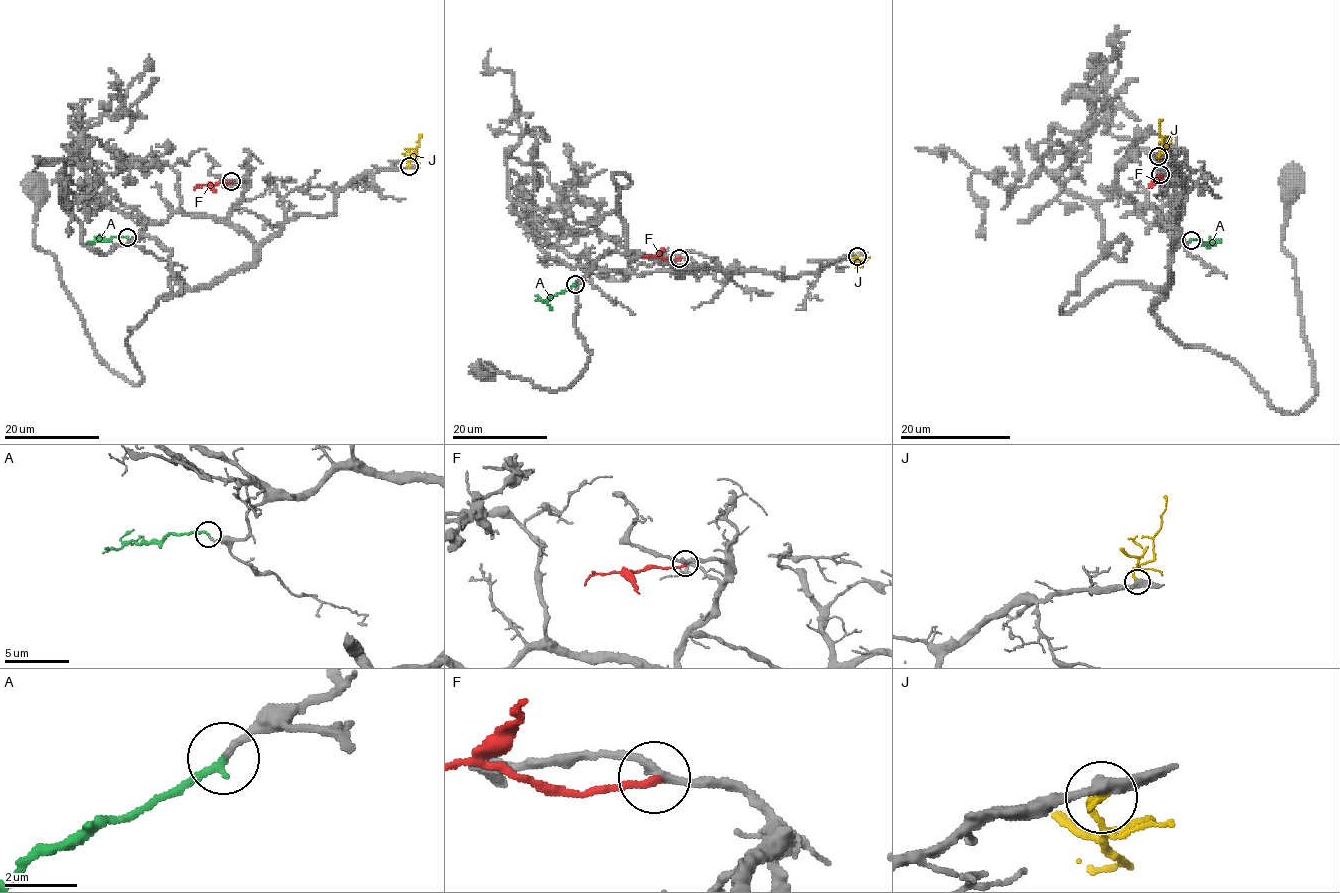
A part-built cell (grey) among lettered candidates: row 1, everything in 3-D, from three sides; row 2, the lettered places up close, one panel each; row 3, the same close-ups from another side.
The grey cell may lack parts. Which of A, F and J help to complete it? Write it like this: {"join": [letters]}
{"join": ["A"]}

